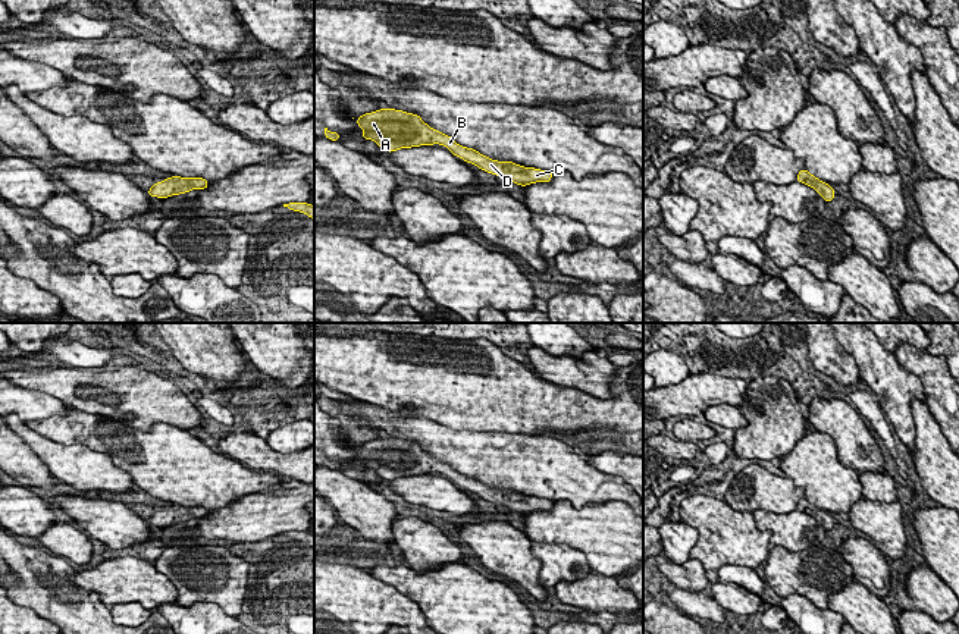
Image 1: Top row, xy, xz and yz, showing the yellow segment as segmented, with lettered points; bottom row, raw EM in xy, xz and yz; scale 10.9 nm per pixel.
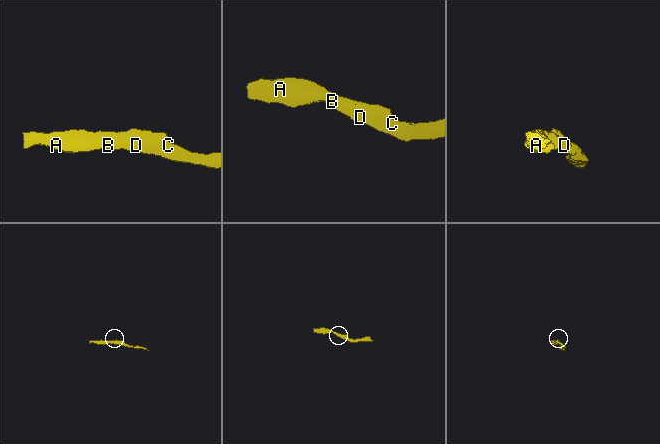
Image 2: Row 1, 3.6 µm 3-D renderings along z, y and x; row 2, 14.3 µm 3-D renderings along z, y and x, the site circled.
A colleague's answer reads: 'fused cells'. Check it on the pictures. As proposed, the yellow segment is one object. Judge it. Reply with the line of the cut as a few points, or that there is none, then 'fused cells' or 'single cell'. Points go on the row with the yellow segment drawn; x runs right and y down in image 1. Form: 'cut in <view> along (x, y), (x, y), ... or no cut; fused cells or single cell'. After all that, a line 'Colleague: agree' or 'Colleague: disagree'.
no cut; single cell
Colleague: disagree

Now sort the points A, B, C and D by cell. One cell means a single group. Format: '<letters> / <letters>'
A B C D

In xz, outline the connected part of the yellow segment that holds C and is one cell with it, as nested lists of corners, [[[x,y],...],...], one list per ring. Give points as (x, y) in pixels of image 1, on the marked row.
[[[386,109],[364,113],[357,119],[363,138],[374,141],[382,150],[392,153],[420,145],[445,145],[454,156],[476,164],[486,173],[502,176],[520,186],[536,182],[551,182],[554,172],[524,167],[513,161],[488,158],[473,148],[457,144],[451,136],[432,129],[419,114]]]

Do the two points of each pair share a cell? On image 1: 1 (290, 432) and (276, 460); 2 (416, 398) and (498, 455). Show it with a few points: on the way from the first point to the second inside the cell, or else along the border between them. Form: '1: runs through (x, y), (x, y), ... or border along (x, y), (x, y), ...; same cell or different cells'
1: border along (266, 441), (279, 452), (298, 452); different cells
2: border along (428, 417), (454, 429), (494, 432); different cells

